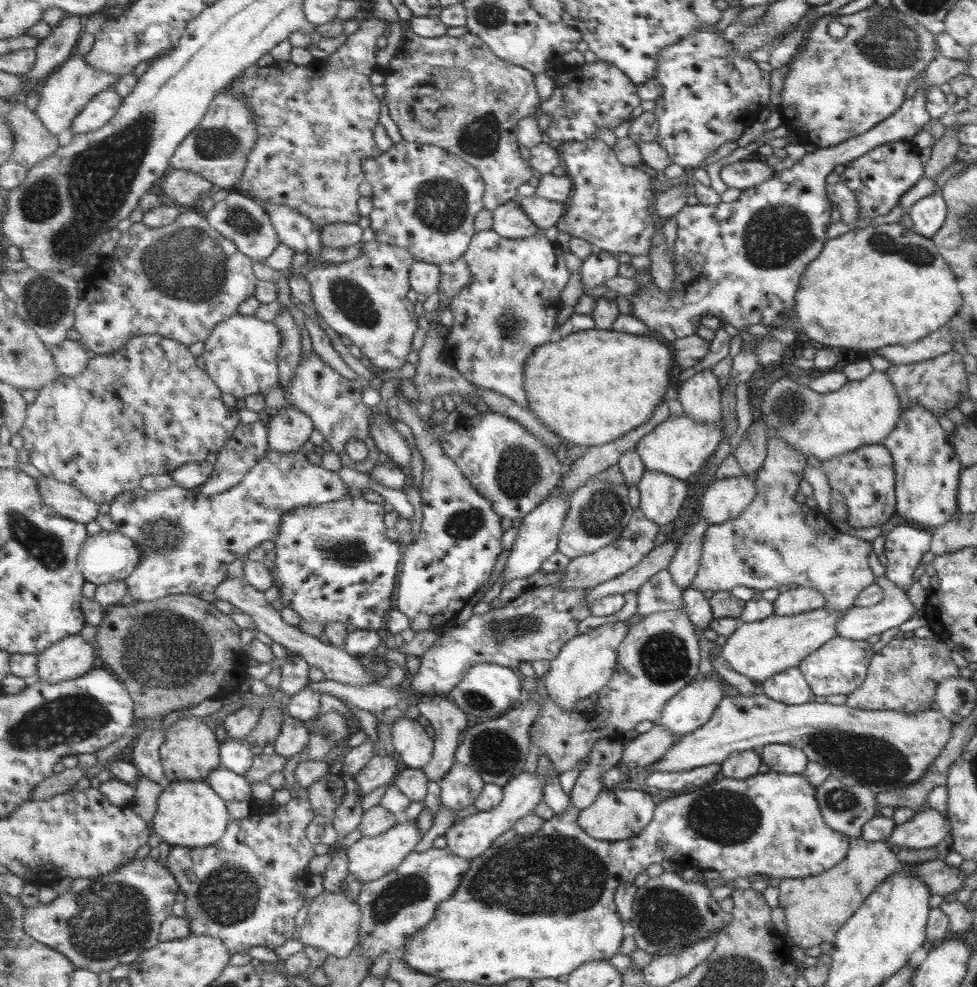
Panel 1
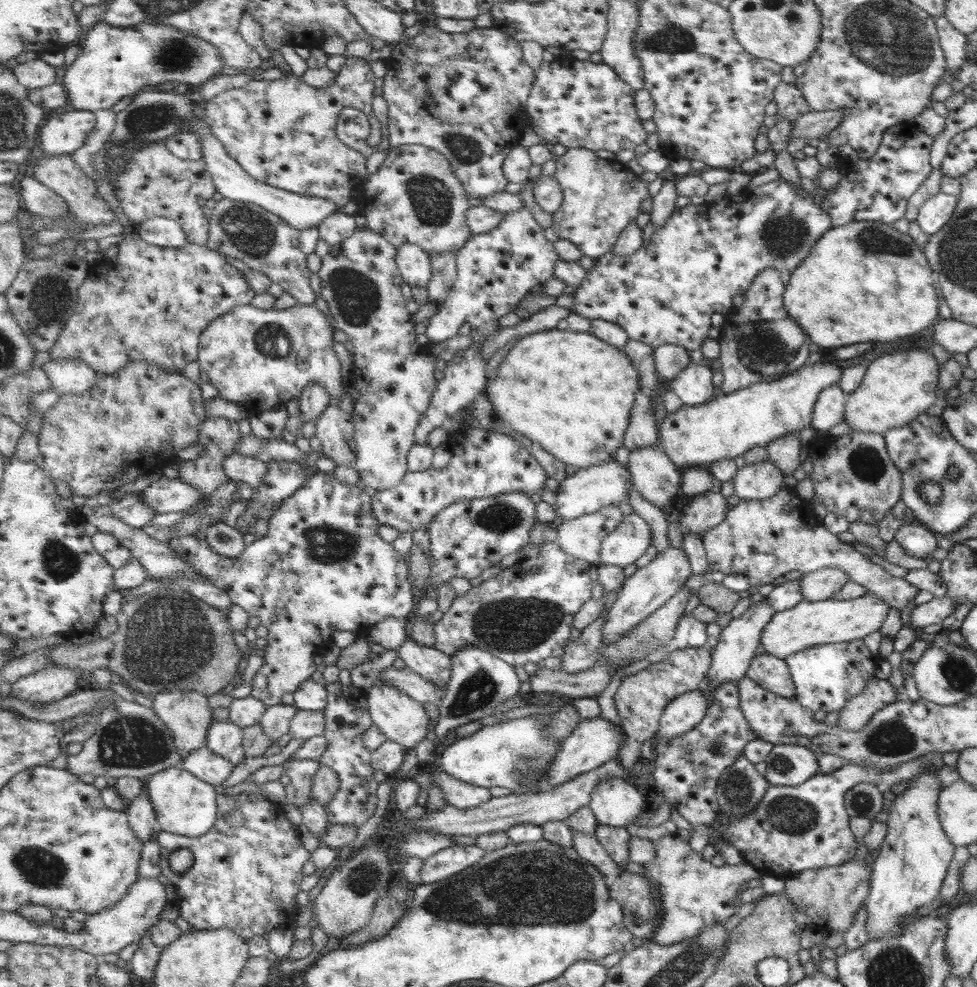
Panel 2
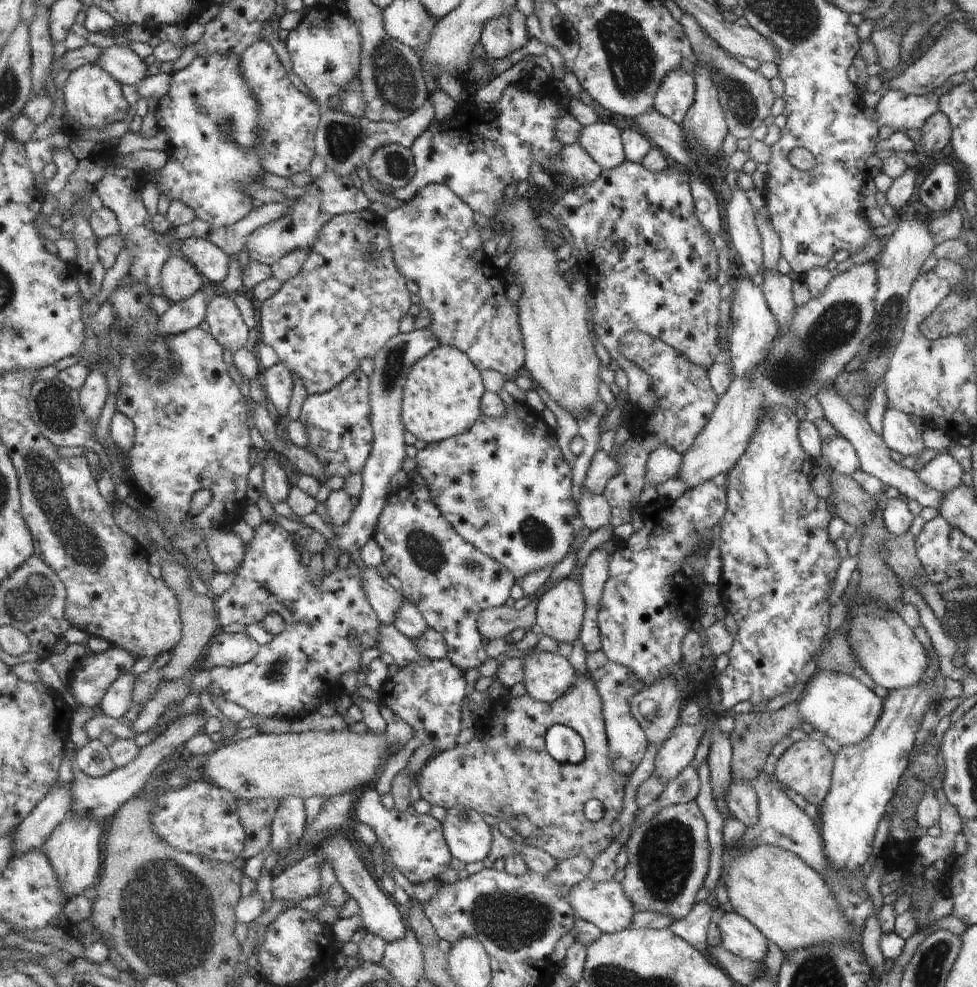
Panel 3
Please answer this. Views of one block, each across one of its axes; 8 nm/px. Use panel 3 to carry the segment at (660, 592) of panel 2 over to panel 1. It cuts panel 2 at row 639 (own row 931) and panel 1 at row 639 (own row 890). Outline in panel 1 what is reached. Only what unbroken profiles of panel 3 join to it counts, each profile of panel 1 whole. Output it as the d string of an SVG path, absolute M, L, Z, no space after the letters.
M615 621L597 627L593 632L579 633L569 640L558 657L550 661L551 667L545 677L551 701L569 712L577 700L590 698L594 692L599 693L605 688L618 668L618 650L629 631L627 621Z

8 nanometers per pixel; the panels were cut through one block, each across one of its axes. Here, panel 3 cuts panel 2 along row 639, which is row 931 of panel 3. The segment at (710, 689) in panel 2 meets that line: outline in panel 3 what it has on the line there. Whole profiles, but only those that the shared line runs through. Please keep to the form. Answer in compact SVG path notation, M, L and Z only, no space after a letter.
M726 908L726 912L721 916L716 916L715 923L721 939L720 944L725 950L734 954L737 958L752 963L762 963L765 954L767 954L767 939L759 932L758 927L754 926L754 923L730 910L730 908Z

